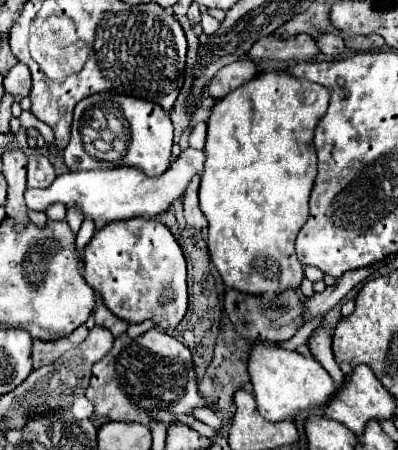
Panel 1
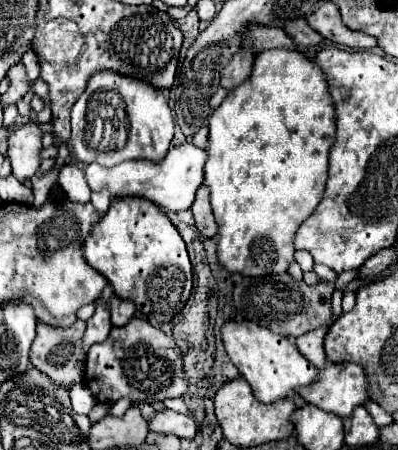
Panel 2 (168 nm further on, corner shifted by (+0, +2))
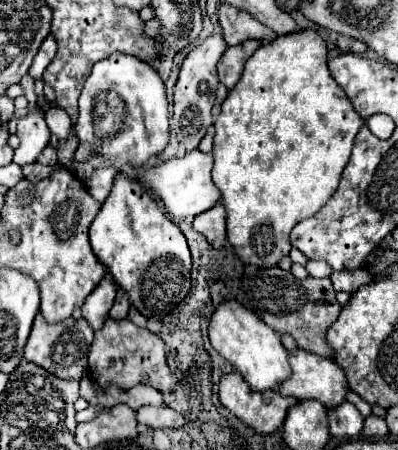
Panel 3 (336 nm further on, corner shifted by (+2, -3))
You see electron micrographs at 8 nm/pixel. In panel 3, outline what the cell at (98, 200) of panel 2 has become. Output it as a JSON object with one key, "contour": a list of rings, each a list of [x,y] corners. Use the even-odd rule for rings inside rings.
{"contour":[[[123,52],[99,60],[93,66],[93,72],[81,92],[75,130],[79,142],[91,144],[93,148],[97,148],[101,158],[113,162],[113,166],[101,170],[103,174],[97,172],[99,178],[91,178],[87,182],[89,194],[97,202],[103,202],[103,198],[107,198],[111,190],[113,176],[121,172],[123,164],[141,166],[149,158],[165,150],[169,142],[169,110],[165,98],[165,84],[159,78],[157,70],[139,60],[137,56]]]}

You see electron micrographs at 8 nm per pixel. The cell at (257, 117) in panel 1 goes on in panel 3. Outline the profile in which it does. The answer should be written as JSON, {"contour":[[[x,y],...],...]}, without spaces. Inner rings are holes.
{"contour":[[[315,28],[311,30],[301,30],[301,32],[293,32],[293,34],[285,34],[285,36],[279,36],[275,38],[273,42],[269,44],[263,44],[251,58],[249,62],[245,64],[245,70],[243,70],[243,76],[241,80],[235,84],[235,88],[229,92],[229,96],[225,98],[225,102],[221,104],[221,114],[217,116],[217,122],[215,122],[215,146],[213,146],[213,156],[215,156],[215,166],[213,166],[213,182],[217,184],[217,188],[221,190],[221,196],[223,196],[223,206],[227,210],[227,240],[231,242],[231,246],[235,248],[235,254],[245,262],[245,264],[253,264],[253,266],[277,266],[277,262],[289,254],[291,250],[291,244],[289,244],[289,232],[291,228],[317,214],[325,202],[333,196],[333,192],[337,190],[339,186],[339,180],[341,180],[341,174],[349,162],[349,156],[351,156],[351,146],[353,146],[353,140],[355,140],[355,134],[359,132],[359,128],[363,126],[361,122],[361,116],[353,110],[351,106],[351,100],[345,96],[343,88],[333,80],[329,68],[327,68],[327,44],[325,40],[317,34]]]}

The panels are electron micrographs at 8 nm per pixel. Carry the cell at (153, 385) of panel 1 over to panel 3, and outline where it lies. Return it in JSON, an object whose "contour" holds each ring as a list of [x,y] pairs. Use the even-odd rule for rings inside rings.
{"contour":[[[105,318],[101,330],[95,332],[95,340],[89,352],[89,376],[101,388],[115,384],[117,388],[133,388],[135,384],[149,384],[159,392],[173,390],[173,376],[169,374],[165,344],[147,328],[135,326],[131,320]]]}

